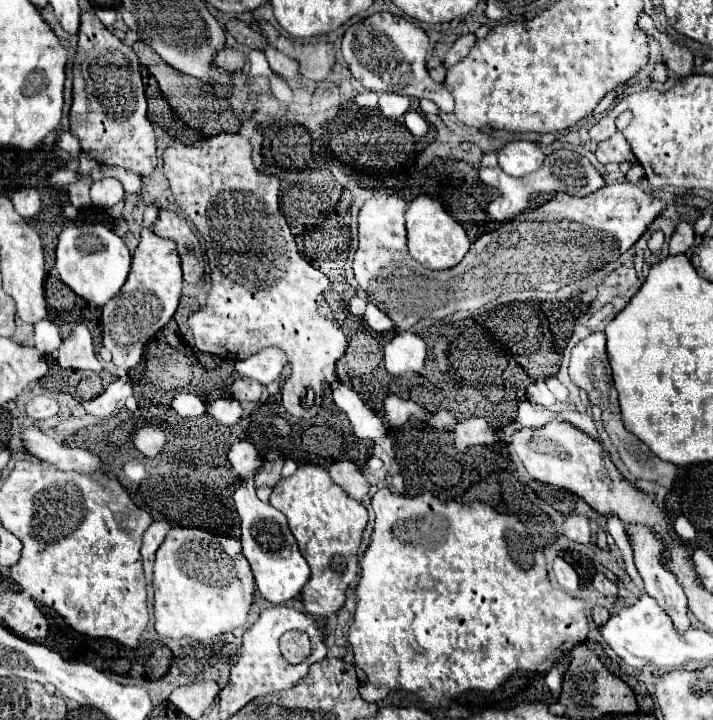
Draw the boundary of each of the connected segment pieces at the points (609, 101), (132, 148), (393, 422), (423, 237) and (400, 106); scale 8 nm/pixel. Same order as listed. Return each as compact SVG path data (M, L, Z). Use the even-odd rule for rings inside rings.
M625 84L620 85L617 89L614 89L611 93L608 93L597 105L594 109L593 113L604 113L608 110L616 99L617 93L625 86Z
M93 11L81 13L81 27L77 37L79 43L73 61L73 103L69 111L71 133L79 137L81 149L93 153L99 163L119 165L135 175L151 175L157 165L157 149L155 149L155 133L151 129L151 121L147 119L147 99L139 73L137 55L121 39L109 33L101 25L101 21L93 15Z
M389 395L383 403L383 425L387 429L391 427L401 427L405 425L409 419L417 419L417 421L429 421L429 413L417 405L415 401L405 401L397 395Z
M421 195L409 203L407 209L407 247L409 253L427 269L443 271L455 267L465 253L469 251L469 239L465 235L465 229L443 209L439 199L433 199L429 195Z
M383 93L379 99L379 107L385 117L399 119L401 115L405 115L409 111L411 99L403 97L403 95L395 95L395 93Z

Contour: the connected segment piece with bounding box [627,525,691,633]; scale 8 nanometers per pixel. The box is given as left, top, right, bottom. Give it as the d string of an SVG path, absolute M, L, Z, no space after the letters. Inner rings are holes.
M629 525L627 527L627 533L629 533L629 539L633 543L633 553L635 553L635 567L639 571L639 575L643 577L645 581L645 589L647 593L659 603L659 607L665 609L665 613L673 619L673 625L677 629L677 633L685 633L691 623L689 623L689 617L687 617L687 599L685 599L685 593L683 593L683 587L675 581L675 575L673 573L667 573L663 569L663 545L661 541L657 541L651 531L647 527L641 527L641 525Z

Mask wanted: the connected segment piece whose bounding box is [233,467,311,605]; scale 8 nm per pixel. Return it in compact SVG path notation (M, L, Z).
M255 469L251 475L247 475L241 483L241 487L233 493L233 501L241 519L241 551L247 557L253 577L255 577L255 585L257 591L263 595L263 599L279 605L279 603L287 603L291 599L295 599L303 585L309 579L309 565L303 559L303 555L297 549L297 541L291 535L289 527L287 527L287 519L281 511L277 511L273 505L263 503L257 499L255 495L255 475L261 471Z

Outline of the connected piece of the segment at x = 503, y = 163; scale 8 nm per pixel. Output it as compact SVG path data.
M513 141L499 151L499 167L511 177L533 173L543 165L543 161L543 151L531 141Z

